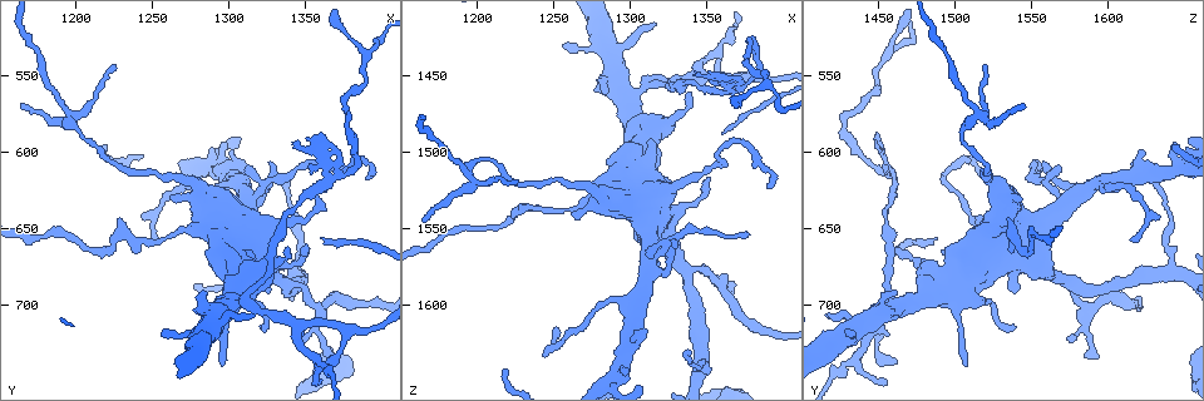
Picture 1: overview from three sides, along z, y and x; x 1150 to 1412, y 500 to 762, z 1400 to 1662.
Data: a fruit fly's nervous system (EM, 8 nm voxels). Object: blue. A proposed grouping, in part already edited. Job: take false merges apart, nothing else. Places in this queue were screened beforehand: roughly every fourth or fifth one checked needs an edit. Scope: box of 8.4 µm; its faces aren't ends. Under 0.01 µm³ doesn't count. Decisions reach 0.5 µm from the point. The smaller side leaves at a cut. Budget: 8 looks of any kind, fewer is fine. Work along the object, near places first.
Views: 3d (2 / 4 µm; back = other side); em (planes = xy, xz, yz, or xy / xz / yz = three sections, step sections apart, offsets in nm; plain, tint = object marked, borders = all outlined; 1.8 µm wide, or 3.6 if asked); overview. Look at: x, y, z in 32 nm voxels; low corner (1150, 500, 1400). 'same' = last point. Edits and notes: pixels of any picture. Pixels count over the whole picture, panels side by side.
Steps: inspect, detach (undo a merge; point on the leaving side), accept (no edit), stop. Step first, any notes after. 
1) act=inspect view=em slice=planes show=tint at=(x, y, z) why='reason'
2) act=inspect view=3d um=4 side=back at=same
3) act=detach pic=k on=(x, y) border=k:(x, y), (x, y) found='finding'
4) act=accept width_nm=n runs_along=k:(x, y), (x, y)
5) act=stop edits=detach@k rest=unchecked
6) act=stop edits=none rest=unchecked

act=inspect view=em um=3.6 slice=planes show=tint at=(1298, 656, 1522) why='closes a loop'

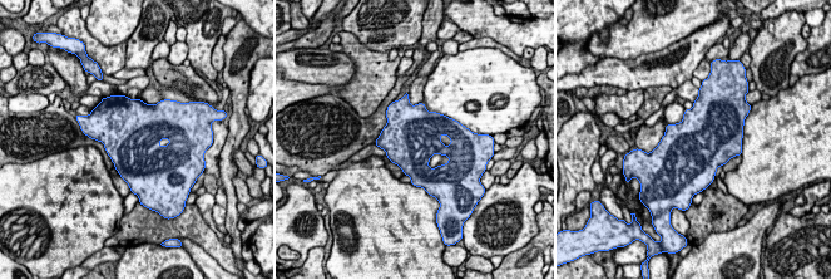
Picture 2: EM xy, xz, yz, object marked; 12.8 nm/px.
act=accept found='continuous, no second cell'

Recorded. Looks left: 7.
act=inspect view=3d um=2 at=(1360, 620, 1462) why='thin neck'

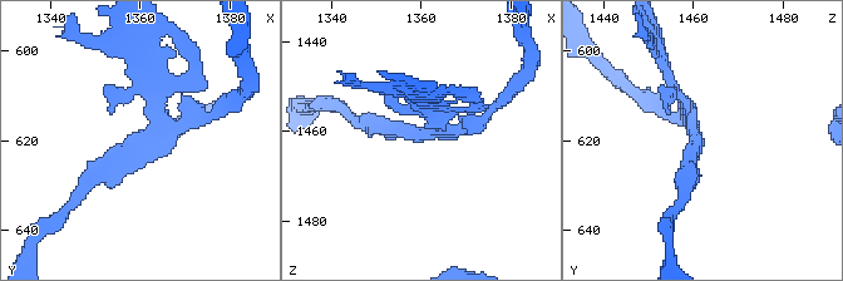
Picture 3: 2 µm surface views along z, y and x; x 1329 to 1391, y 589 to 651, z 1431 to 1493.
act=inspect view=em slice=yz step=16 show=tint at=(1361, 620, 1461)

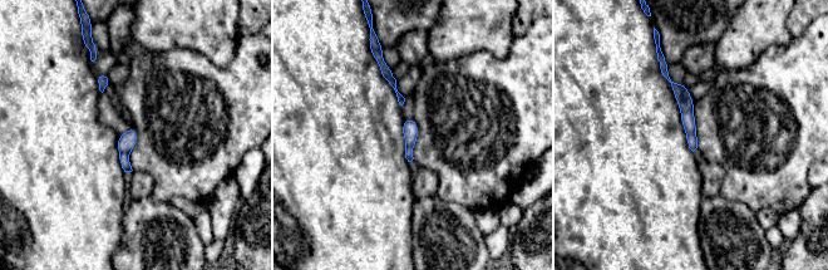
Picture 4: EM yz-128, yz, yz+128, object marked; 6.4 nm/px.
act=accept width_nm=90 found='all the same cell'

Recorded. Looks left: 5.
act=inspect view=em slice=yz step=8 show=tint at=(1196, 578, 1512) why='a fork'

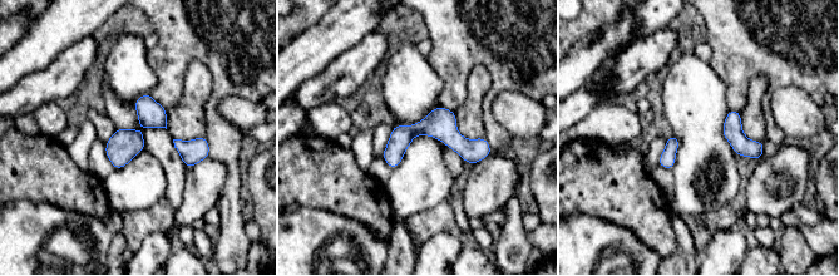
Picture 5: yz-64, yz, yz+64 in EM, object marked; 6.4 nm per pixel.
act=inspect view=em slice=xz step=16 show=tint at=same

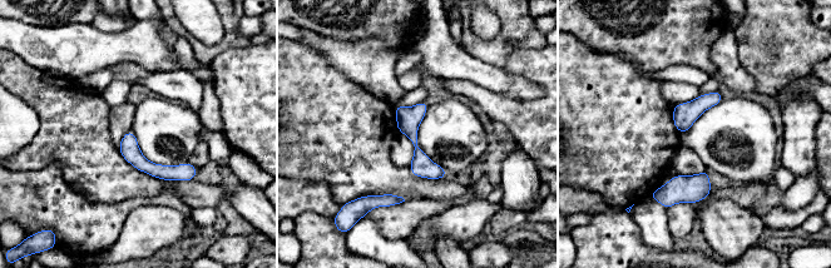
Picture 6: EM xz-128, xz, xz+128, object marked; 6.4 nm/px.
act=accept runs_along=6:(397, 109), (418, 154), (441, 174) found='one cell here'

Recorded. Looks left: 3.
act=stop edits=none rest=unchecked

